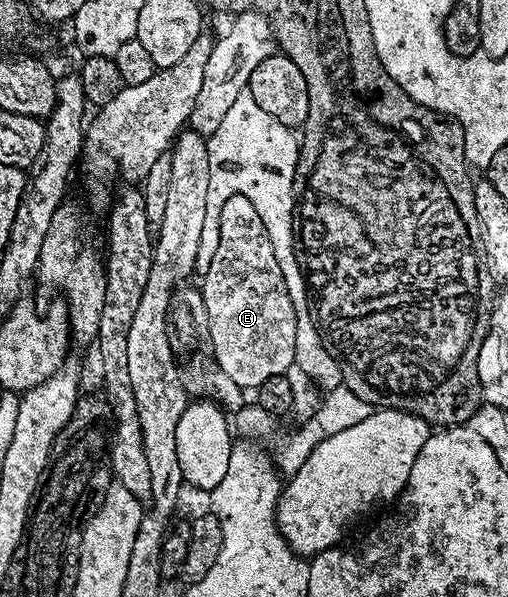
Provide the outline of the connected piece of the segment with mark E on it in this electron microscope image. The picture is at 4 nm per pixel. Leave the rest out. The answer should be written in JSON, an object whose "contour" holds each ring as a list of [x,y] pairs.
{"contour":[[[232,194],[223,203],[219,215],[218,248],[215,249],[214,256],[207,260],[205,267],[207,267],[207,269],[203,281],[200,281],[200,288],[203,293],[203,304],[206,305],[207,320],[210,323],[210,329],[208,330],[209,344],[213,356],[217,359],[217,362],[220,363],[222,369],[229,374],[231,380],[236,382],[236,384],[245,391],[257,390],[257,388],[264,383],[264,381],[267,381],[269,377],[287,374],[289,368],[291,368],[297,360],[298,354],[296,355],[296,353],[300,347],[299,331],[297,329],[298,305],[293,292],[291,295],[288,289],[288,285],[290,286],[289,278],[282,273],[281,266],[278,265],[278,259],[274,254],[272,235],[269,233],[269,230],[266,229],[260,211],[255,209],[254,203],[248,195]]]}

